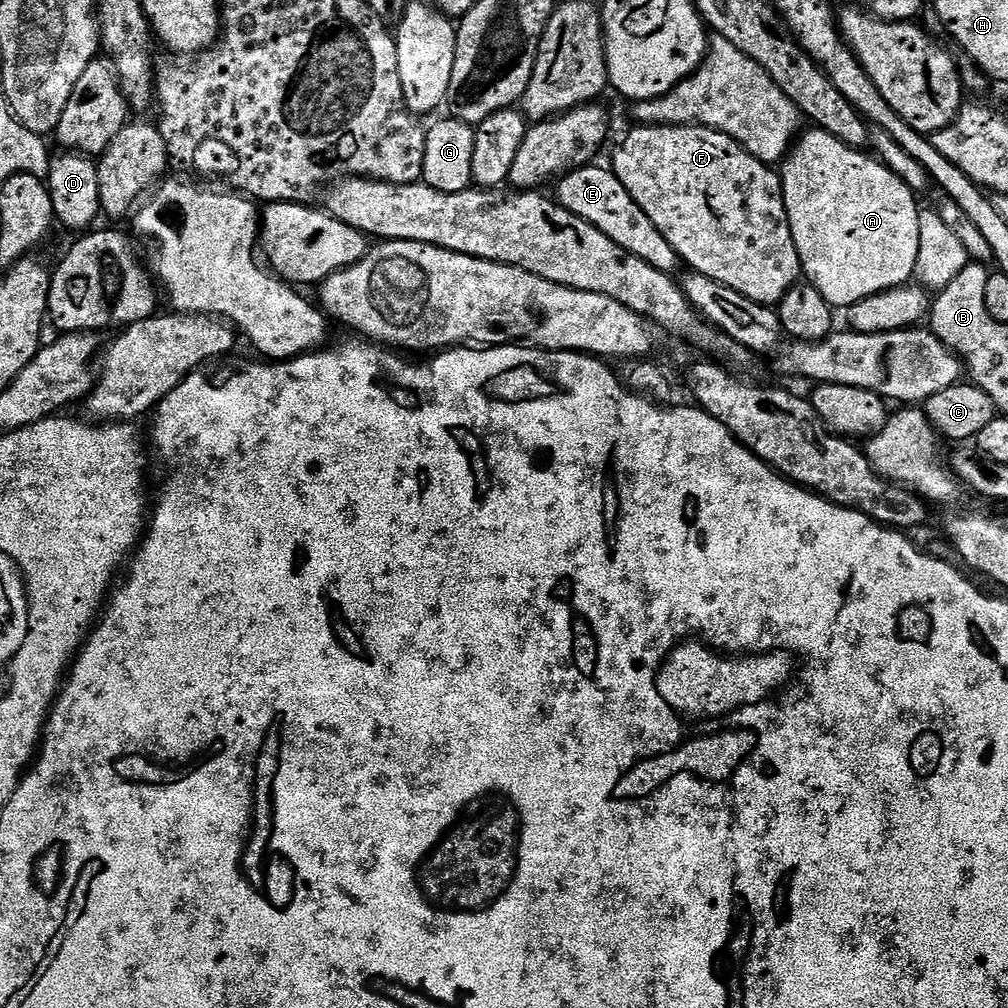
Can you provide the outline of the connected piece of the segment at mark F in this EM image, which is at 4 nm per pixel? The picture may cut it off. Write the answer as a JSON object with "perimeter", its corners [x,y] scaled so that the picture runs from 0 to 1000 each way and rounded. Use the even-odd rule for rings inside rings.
{"perimeter":[[[635,123],[623,131],[623,136],[611,147],[605,162],[606,171],[611,174],[613,181],[621,185],[625,196],[637,204],[641,216],[649,220],[649,224],[659,235],[665,244],[669,244],[671,253],[686,269],[700,272],[700,276],[708,276],[708,280],[716,280],[716,284],[724,284],[724,288],[732,288],[740,296],[744,296],[753,302],[763,304],[773,303],[774,297],[788,285],[795,277],[796,267],[792,244],[788,244],[788,232],[784,228],[784,220],[780,212],[780,200],[778,199],[778,181],[775,172],[769,166],[758,163],[752,157],[748,157],[734,144],[724,133],[716,133],[707,127],[700,127],[696,123]]]}

